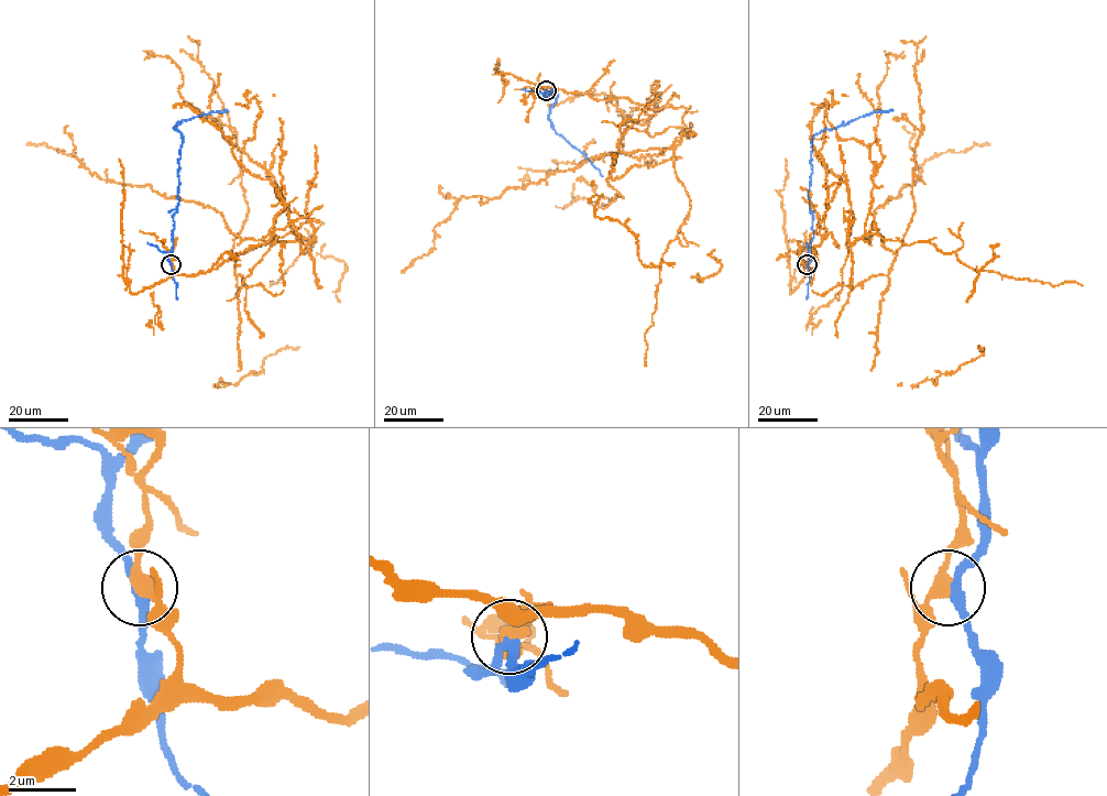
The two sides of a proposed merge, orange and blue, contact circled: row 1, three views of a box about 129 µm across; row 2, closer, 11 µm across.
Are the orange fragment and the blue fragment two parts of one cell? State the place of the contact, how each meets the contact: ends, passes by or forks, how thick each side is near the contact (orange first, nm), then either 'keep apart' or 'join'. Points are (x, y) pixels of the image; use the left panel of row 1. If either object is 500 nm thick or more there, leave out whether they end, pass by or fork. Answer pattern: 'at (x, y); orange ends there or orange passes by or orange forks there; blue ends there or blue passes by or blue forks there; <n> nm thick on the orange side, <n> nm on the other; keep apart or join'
at (171, 264); orange passes by; blue passes by; 340 nm thick on the orange side, 280 nm on the other; keep apart

